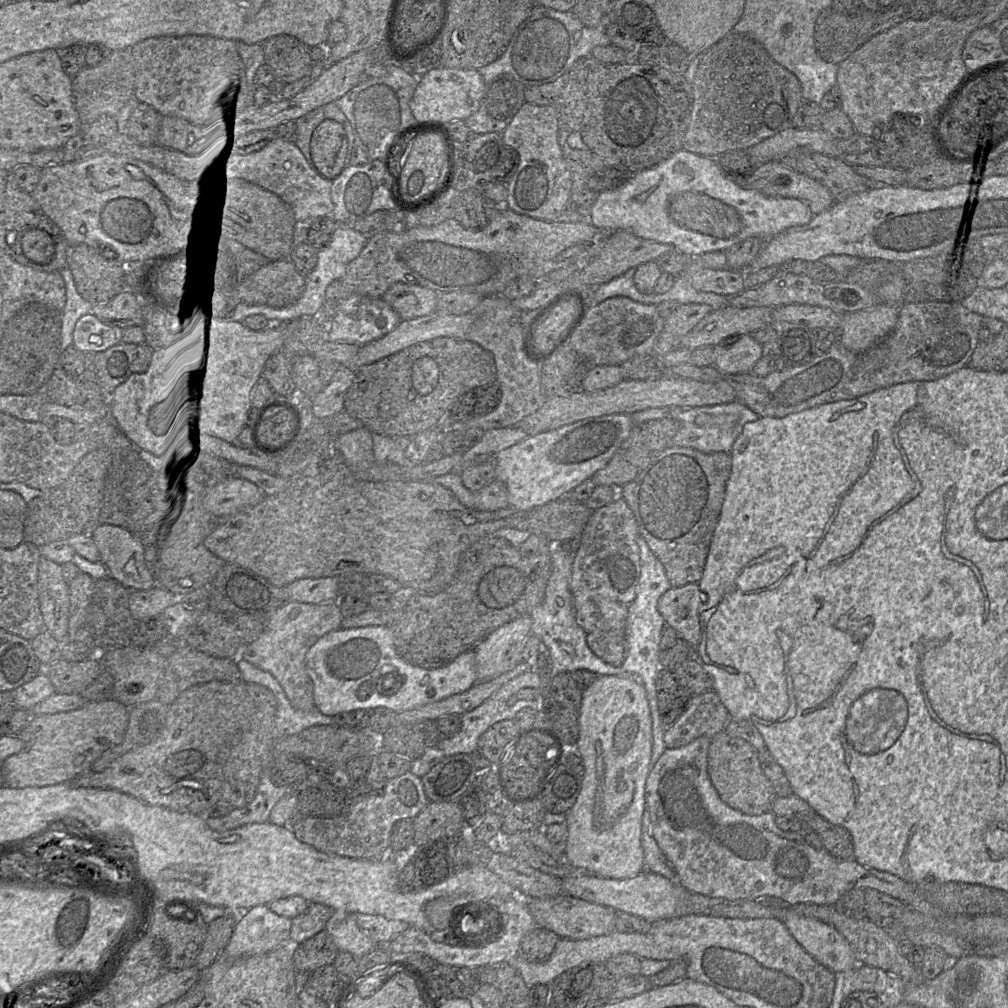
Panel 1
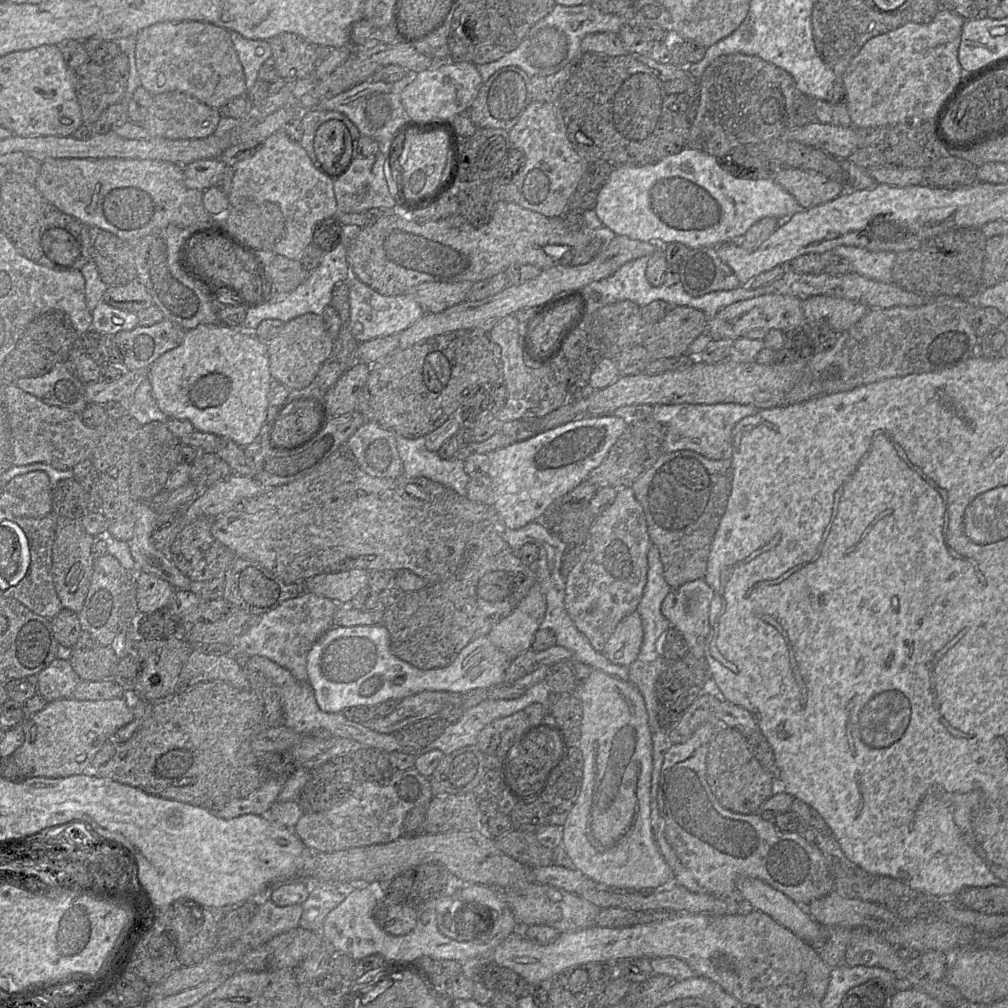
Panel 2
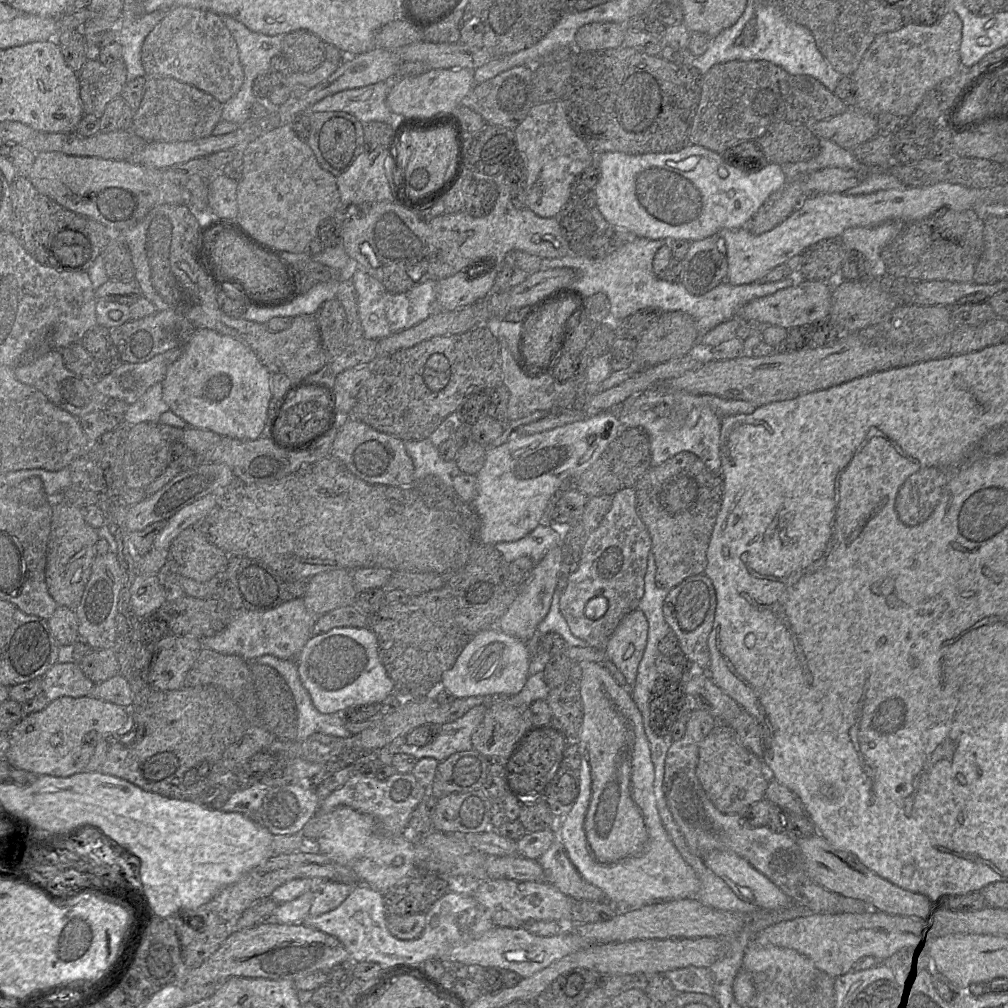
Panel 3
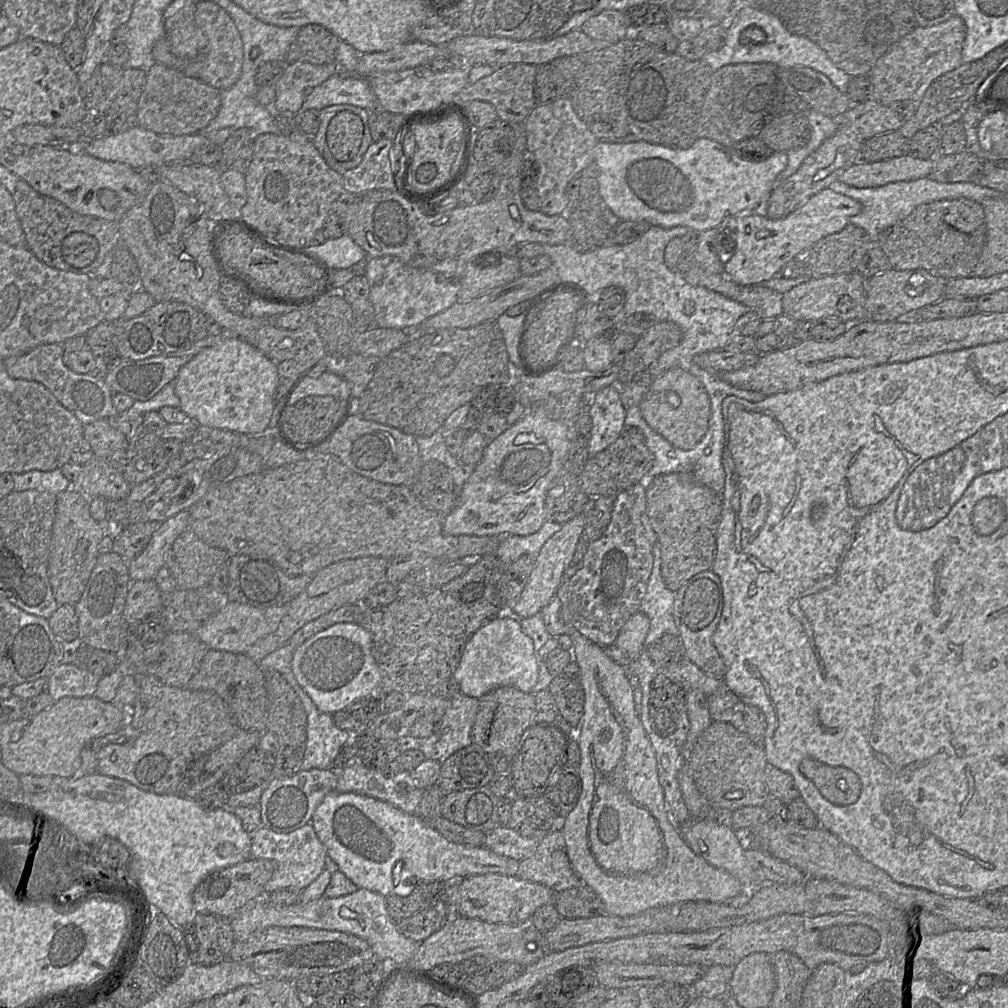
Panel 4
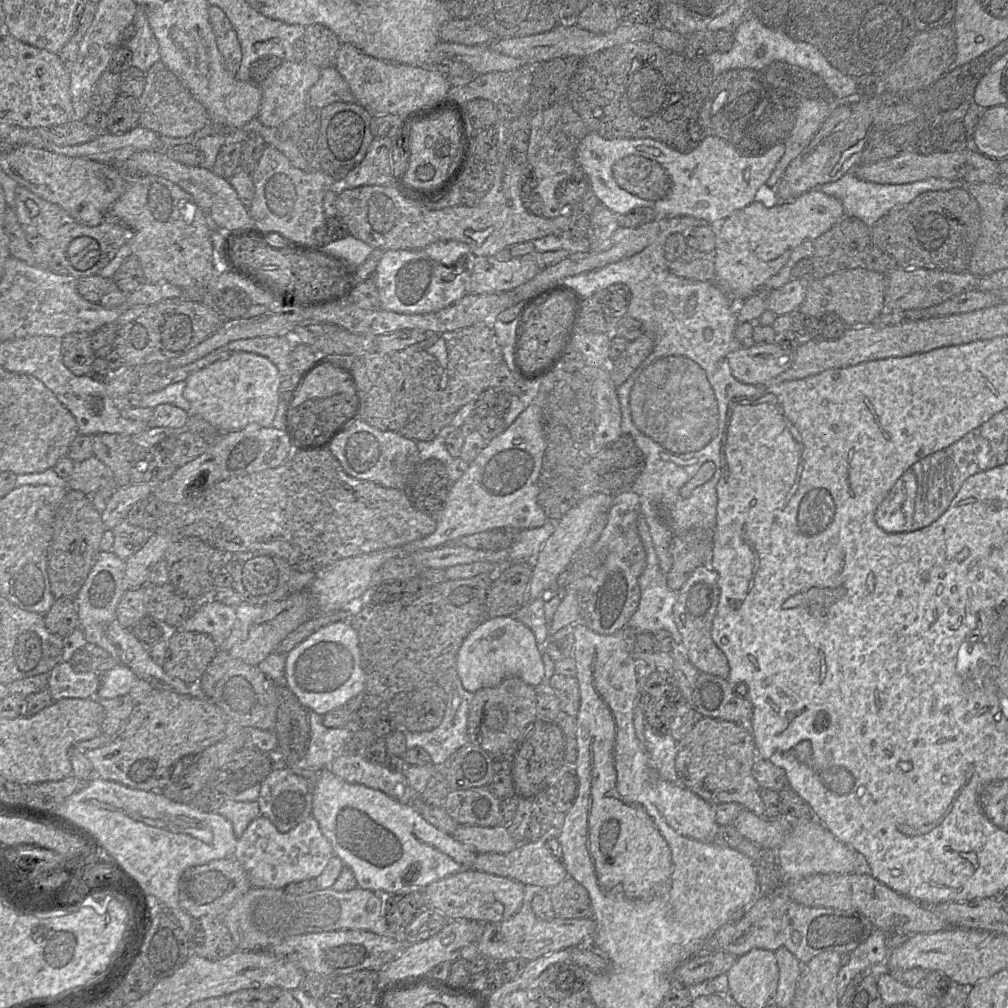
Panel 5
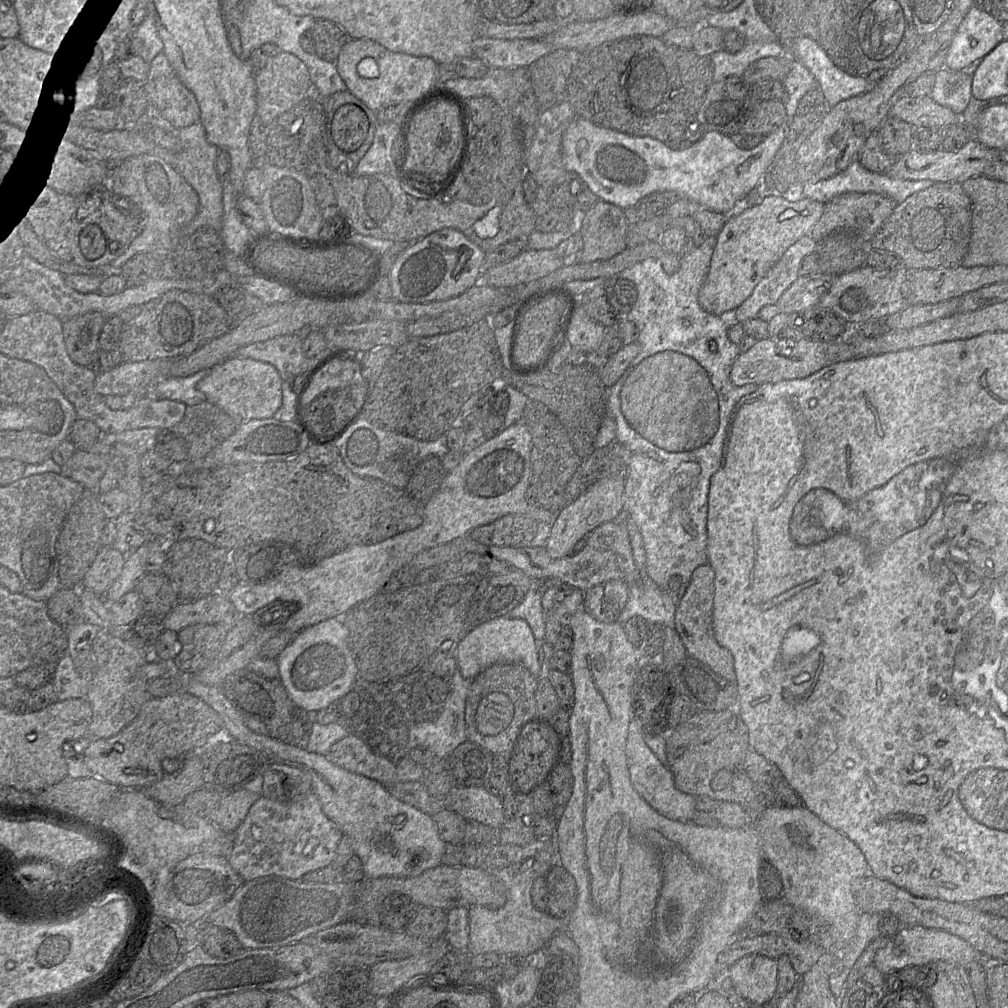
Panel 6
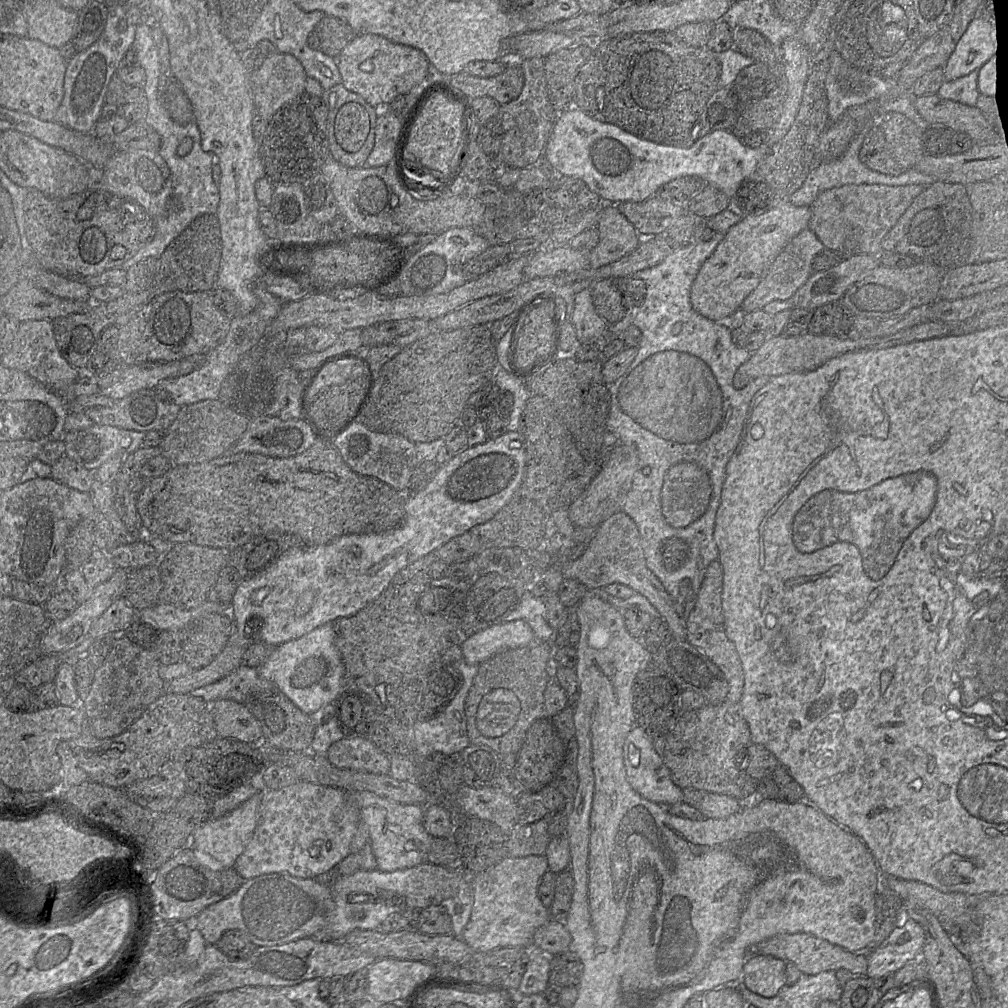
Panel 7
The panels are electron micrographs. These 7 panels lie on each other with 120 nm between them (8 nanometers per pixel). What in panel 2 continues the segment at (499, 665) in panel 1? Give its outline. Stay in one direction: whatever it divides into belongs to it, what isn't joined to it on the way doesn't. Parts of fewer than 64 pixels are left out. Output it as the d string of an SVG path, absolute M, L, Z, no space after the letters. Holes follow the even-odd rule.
M538 583L533 585L515 610L493 626L487 637L508 659L531 649L546 612L546 599Z

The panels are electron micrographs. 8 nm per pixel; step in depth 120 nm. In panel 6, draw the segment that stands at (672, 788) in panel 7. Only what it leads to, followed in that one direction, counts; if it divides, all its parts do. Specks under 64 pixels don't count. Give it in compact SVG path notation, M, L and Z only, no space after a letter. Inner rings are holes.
M633 718L629 725L626 757L634 789L653 809L671 820L692 822L696 811L695 797L676 788L669 767L663 764L647 746L642 724L637 718Z

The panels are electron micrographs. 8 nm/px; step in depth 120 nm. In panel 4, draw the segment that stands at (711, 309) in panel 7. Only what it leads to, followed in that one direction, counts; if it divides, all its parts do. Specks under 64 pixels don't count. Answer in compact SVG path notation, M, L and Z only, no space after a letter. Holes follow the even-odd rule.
M828 187L784 218L773 220L757 212L726 217L717 228L719 232L731 236L735 249L733 256L724 265L724 274L742 286L764 285L786 263L794 260L799 252L811 248L822 238L843 230L861 209L858 201Z

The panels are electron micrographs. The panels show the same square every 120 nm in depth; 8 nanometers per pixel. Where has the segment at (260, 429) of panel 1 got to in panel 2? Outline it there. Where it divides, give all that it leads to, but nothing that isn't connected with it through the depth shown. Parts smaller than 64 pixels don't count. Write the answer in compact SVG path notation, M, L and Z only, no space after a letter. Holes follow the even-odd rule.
M292 401L281 414L270 434L274 448L294 449L314 437L319 416L312 402Z

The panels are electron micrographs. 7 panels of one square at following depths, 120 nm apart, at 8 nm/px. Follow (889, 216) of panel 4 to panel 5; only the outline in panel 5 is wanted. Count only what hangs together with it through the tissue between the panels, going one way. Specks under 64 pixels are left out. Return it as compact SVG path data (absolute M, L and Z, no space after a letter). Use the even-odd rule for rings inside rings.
M853 172L844 175L841 179L819 186L819 191L841 201L845 217L861 220L871 228L879 219L894 209L911 203L919 195L930 191L944 191L953 188L965 188L961 180L943 178L929 178L907 184L878 184L859 179Z

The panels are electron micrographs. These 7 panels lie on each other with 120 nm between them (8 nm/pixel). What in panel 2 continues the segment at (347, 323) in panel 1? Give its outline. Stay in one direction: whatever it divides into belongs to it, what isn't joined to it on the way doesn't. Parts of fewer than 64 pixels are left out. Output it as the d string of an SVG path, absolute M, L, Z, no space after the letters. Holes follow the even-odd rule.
M351 273L346 284L349 288L350 331L358 343L399 334L424 315L422 308L411 294L384 296Z

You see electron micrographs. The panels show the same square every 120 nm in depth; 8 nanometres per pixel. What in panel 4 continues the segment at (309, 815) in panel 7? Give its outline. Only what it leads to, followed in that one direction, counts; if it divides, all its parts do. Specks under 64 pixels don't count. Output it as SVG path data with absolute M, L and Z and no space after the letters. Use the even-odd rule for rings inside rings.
M311 822L286 833L277 833L262 825L250 835L252 841L250 858L272 860L277 865L272 877L264 886L264 895L272 894L280 889L302 891L317 879L324 869L329 869L332 873L337 870Z

